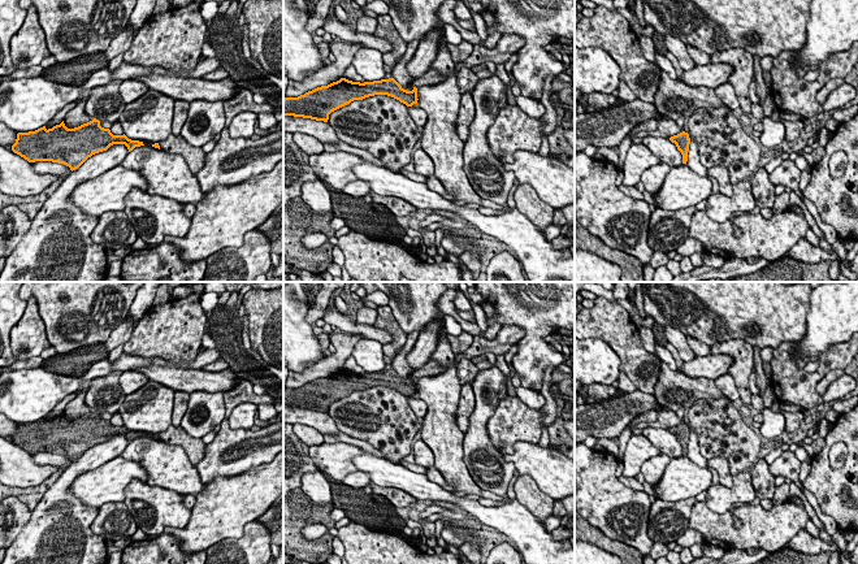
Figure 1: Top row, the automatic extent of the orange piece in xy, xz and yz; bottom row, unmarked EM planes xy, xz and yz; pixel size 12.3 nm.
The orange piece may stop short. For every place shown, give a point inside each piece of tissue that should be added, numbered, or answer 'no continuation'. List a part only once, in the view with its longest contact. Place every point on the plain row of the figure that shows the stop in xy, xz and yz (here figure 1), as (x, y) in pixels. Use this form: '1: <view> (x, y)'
no continuation

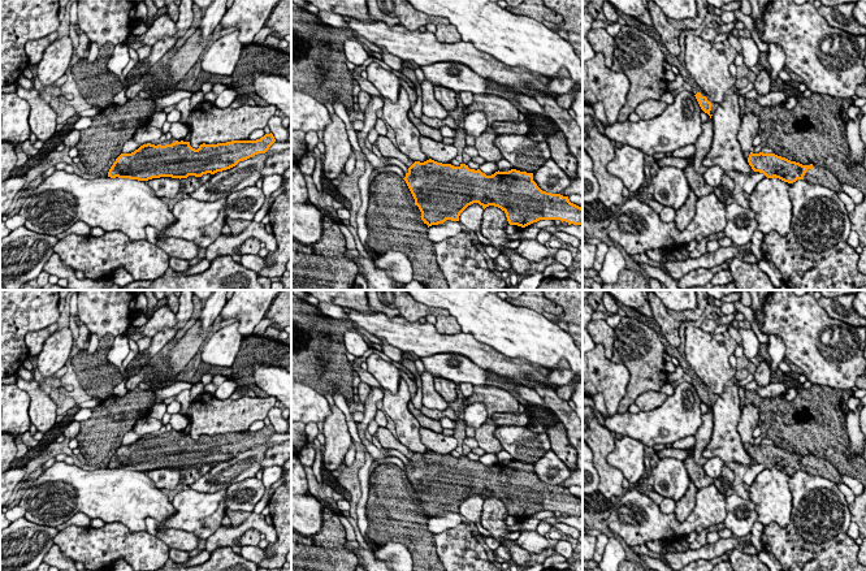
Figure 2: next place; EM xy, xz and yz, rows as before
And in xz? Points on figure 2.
no continuation

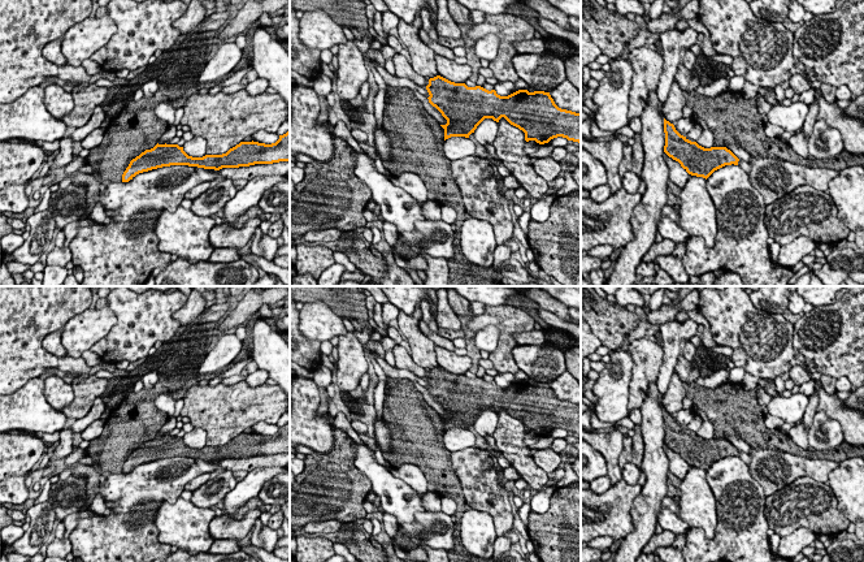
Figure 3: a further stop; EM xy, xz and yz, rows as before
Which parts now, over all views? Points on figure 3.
no continuation

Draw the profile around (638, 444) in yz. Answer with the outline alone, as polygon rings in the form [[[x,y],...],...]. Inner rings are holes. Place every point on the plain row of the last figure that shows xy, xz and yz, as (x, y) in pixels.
[[[635,425],[634,432],[635,432],[635,435],[631,437],[633,438],[633,450],[631,450],[633,461],[631,462],[637,467],[641,468],[643,453],[644,453],[644,441],[642,437],[641,425]]]

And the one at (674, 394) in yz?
[[[673,373],[669,386],[663,398],[663,406],[670,415],[682,410],[682,401],[686,397],[685,382],[677,373]]]

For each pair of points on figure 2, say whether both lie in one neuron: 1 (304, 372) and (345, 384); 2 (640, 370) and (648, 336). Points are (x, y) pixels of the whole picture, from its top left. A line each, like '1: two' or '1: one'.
1: one
2: one

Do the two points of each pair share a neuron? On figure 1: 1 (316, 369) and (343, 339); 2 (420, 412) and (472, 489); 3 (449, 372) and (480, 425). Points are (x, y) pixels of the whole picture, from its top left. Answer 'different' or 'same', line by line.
1: same
2: different
3: different

